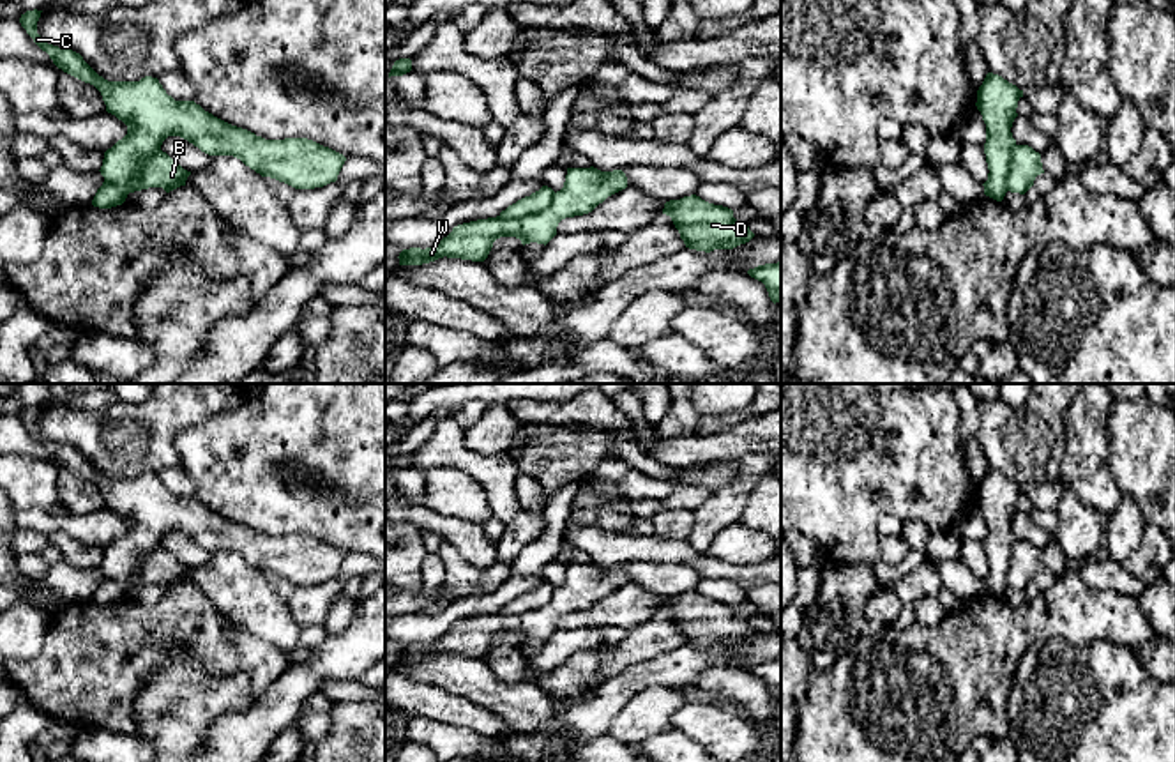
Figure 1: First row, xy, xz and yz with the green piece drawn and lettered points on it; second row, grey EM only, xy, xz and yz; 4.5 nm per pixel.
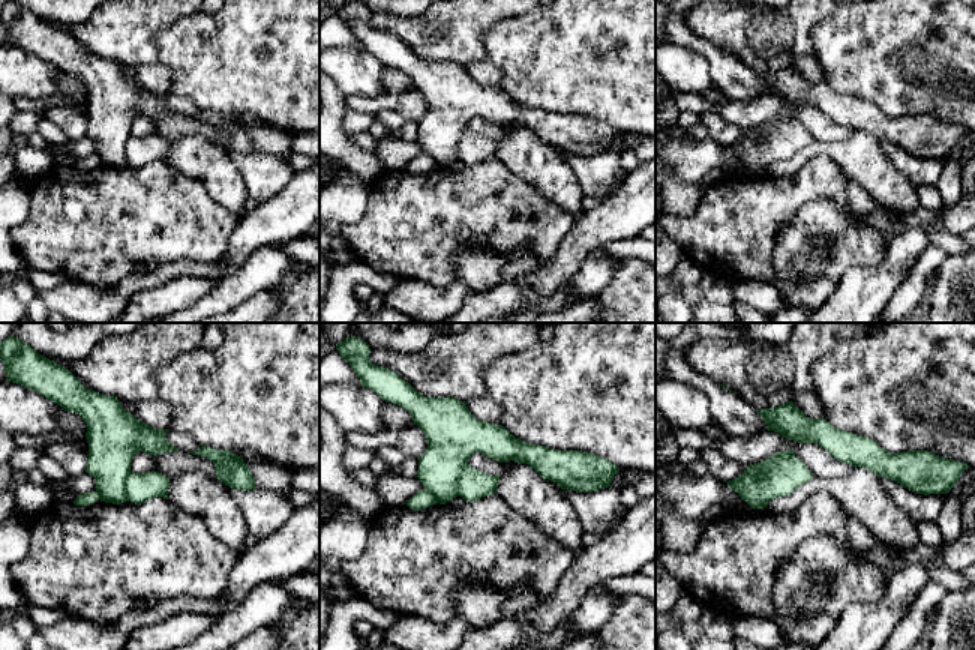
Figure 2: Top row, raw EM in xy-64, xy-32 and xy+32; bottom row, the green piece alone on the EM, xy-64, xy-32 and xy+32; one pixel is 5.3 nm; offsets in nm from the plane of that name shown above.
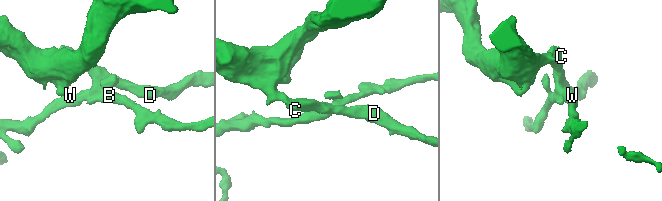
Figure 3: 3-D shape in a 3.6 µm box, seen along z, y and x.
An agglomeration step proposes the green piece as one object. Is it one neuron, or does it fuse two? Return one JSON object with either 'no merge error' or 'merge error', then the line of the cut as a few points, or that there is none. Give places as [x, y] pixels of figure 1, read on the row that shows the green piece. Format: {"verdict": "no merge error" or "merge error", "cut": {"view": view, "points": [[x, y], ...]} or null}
{"verdict": "merge error", "cut": {"view": "xy", "points": [[159, 149], [126, 186], [105, 181]]}}

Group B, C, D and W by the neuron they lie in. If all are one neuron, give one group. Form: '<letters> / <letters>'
B W / C D

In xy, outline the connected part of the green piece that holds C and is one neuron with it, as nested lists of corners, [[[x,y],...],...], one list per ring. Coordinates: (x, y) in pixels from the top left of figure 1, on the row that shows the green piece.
[[[27,11],[19,23],[64,72],[94,85],[106,111],[127,126],[127,134],[104,152],[101,175],[131,186],[143,163],[168,136],[180,136],[208,156],[233,156],[246,166],[295,189],[323,187],[337,180],[346,157],[307,138],[265,140],[205,111],[194,101],[175,101],[157,78],[108,81],[80,53],[48,44],[37,34],[42,11]]]

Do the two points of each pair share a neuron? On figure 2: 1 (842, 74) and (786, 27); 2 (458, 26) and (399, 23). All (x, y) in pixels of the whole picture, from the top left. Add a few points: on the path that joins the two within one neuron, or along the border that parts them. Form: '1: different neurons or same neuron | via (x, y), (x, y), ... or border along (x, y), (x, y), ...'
1: different neurons | border along (827, 18), (822, 18), (810, 32), (813, 54)
2: same neuron | via (443, 26), (414, 26)

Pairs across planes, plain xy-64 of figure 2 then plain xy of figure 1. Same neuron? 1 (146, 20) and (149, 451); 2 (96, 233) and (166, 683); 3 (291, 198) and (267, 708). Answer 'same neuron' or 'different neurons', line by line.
1: same neuron
2: different neurons
3: same neuron

